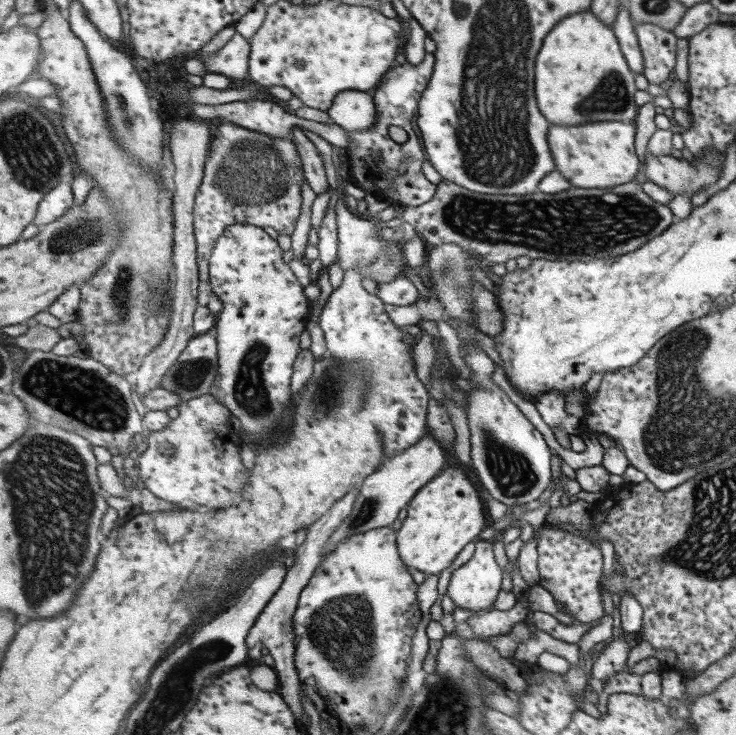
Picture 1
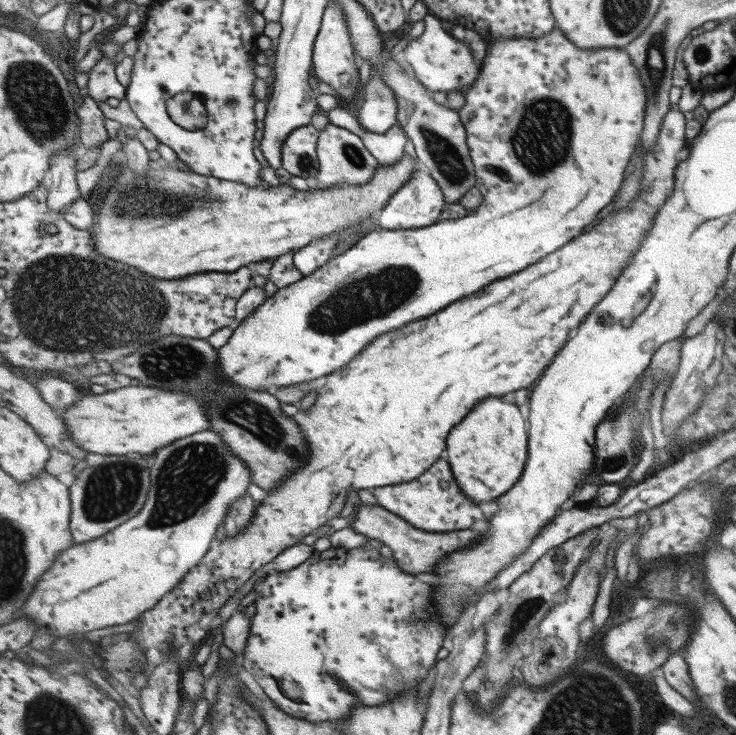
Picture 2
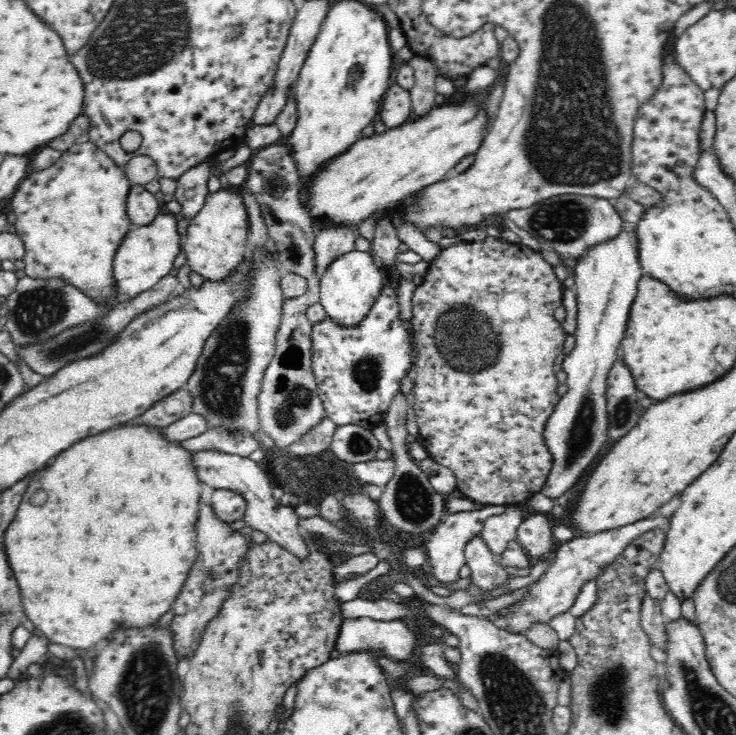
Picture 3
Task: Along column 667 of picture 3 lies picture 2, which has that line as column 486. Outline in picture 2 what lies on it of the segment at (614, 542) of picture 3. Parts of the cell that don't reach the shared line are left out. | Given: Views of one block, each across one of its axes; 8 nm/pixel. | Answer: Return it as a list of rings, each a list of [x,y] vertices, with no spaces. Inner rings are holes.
[[[439,459],[422,477],[413,482],[403,482],[395,486],[383,486],[373,490],[377,504],[398,514],[411,526],[427,532],[453,532],[455,530],[474,529],[488,525],[490,520],[481,512],[477,502],[465,496],[459,488],[451,462]]]

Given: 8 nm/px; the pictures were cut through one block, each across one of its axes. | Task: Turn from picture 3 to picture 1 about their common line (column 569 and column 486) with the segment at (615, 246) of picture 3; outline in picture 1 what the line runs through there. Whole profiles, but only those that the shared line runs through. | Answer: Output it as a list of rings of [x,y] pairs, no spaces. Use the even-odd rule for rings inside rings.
[[[472,339],[461,341],[461,355],[471,370],[476,388],[469,392],[468,425],[472,446],[472,466],[482,486],[506,506],[525,506],[539,500],[549,488],[554,476],[553,450],[547,446],[543,434],[523,416],[523,412],[509,400],[509,396],[491,382],[495,362]]]

